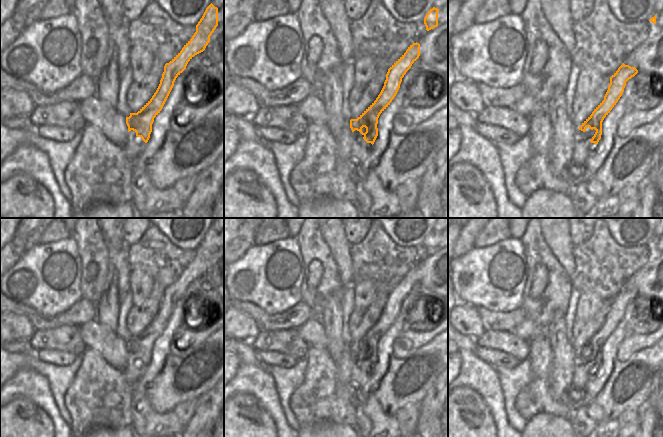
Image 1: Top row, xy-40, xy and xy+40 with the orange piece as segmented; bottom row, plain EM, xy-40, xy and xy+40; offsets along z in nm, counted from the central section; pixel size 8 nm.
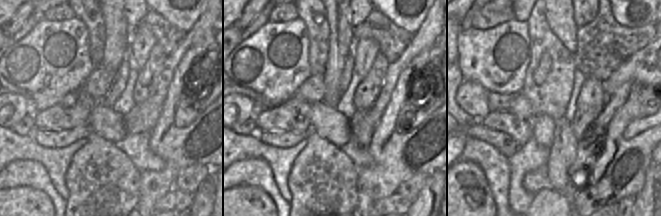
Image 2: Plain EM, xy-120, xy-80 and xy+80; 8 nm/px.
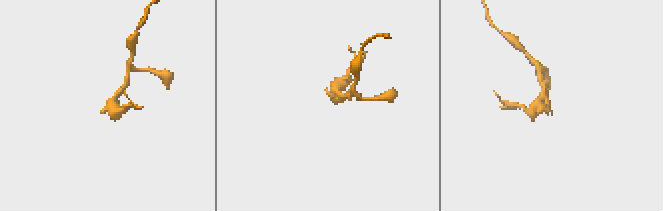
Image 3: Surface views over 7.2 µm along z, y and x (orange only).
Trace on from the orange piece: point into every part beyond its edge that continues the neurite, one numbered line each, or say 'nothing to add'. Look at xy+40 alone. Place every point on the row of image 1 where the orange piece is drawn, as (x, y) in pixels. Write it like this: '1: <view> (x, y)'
1: xy+40 (583, 147)

